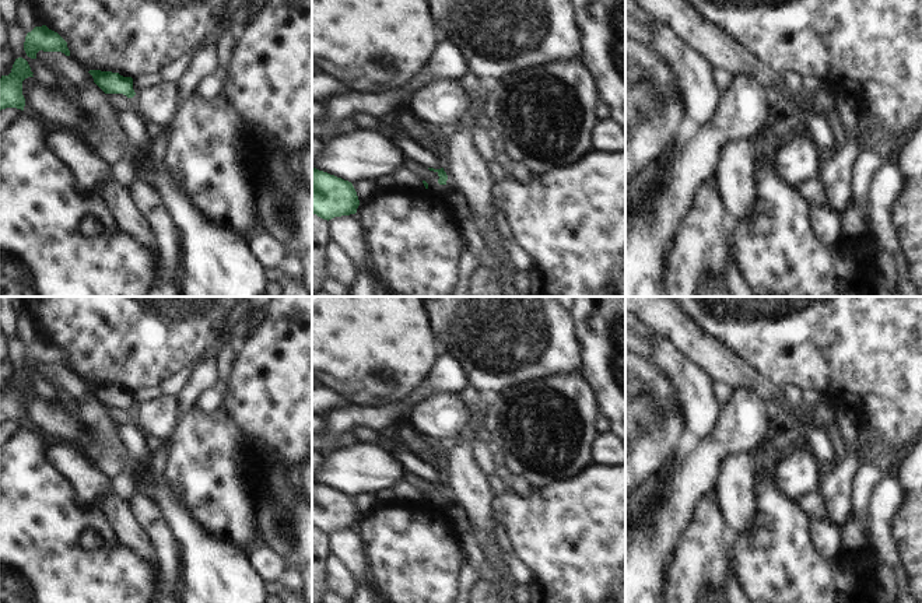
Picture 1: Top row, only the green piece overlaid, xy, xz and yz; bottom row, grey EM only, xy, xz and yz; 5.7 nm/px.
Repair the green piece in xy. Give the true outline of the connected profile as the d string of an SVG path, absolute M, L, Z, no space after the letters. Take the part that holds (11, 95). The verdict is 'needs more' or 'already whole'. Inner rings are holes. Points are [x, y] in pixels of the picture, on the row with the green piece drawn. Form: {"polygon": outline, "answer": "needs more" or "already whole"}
{"polygon": "M15 59L11 73L0 78L0 111L6 108L24 111L25 98L22 95L22 81L28 77L34 77L32 74L25 59Z", "answer": "already whole"}

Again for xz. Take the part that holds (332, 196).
{"polygon": "M312 168L312 213L323 220L355 214L360 206L351 182Z", "answer": "already whole"}

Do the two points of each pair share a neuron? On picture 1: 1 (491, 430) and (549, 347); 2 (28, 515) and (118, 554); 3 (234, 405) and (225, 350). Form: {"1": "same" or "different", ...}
{"1": "different", "2": "same", "3": "different"}

